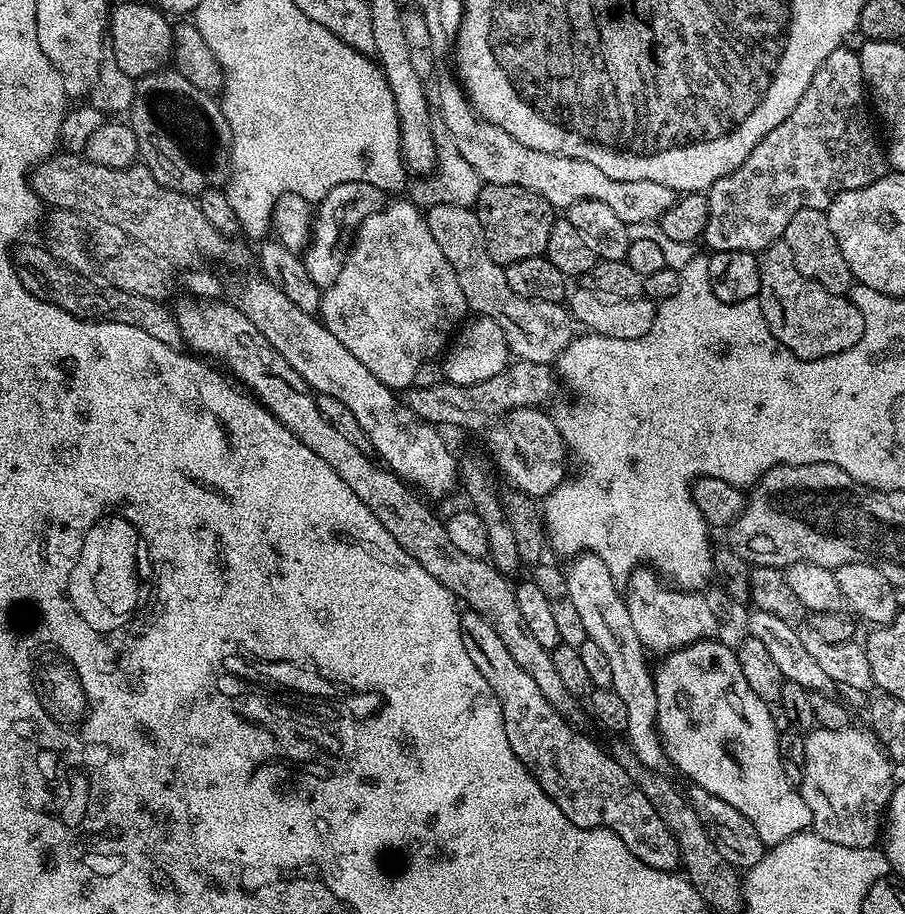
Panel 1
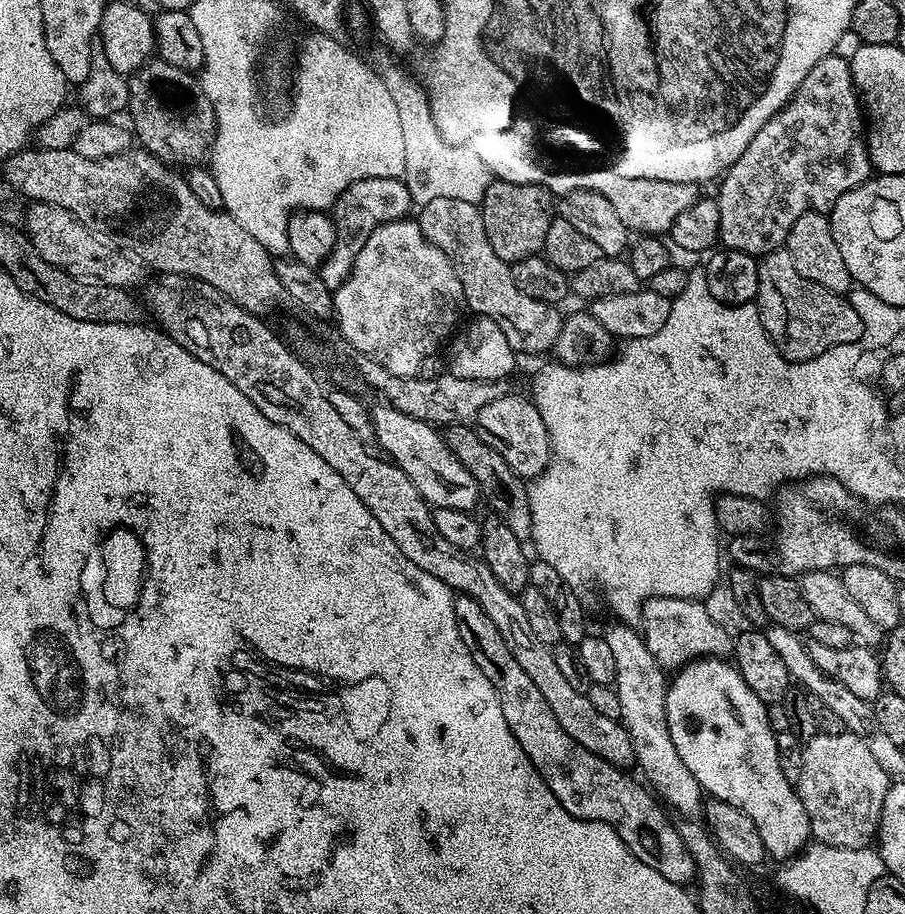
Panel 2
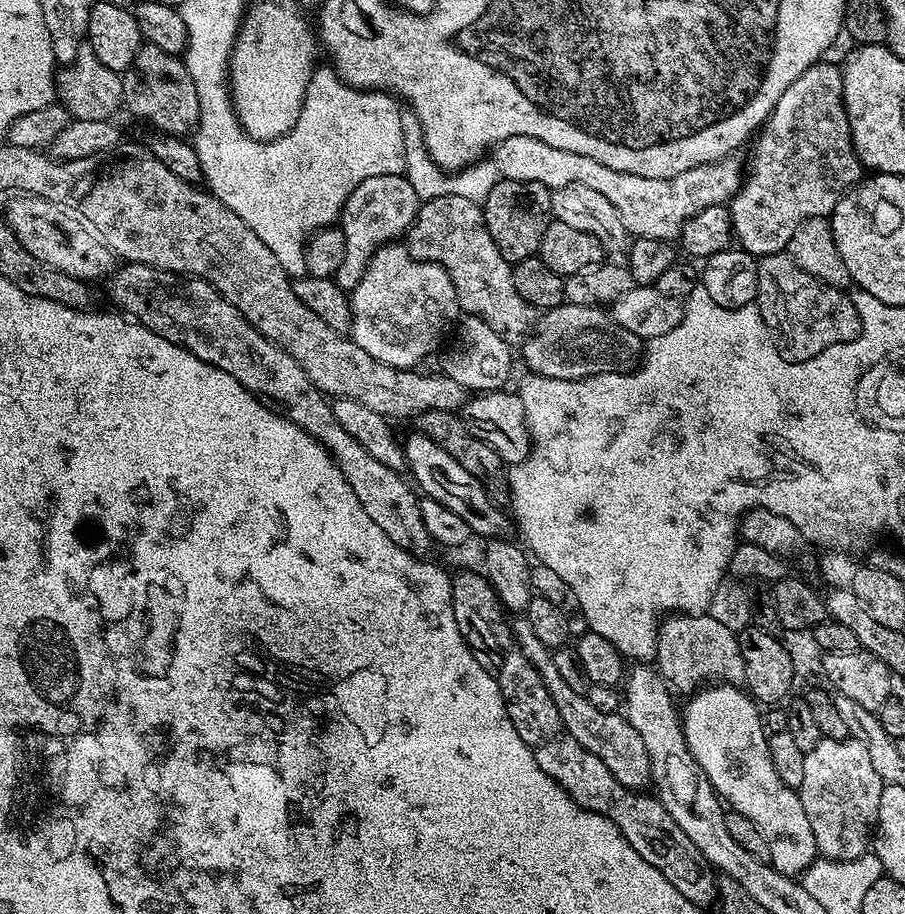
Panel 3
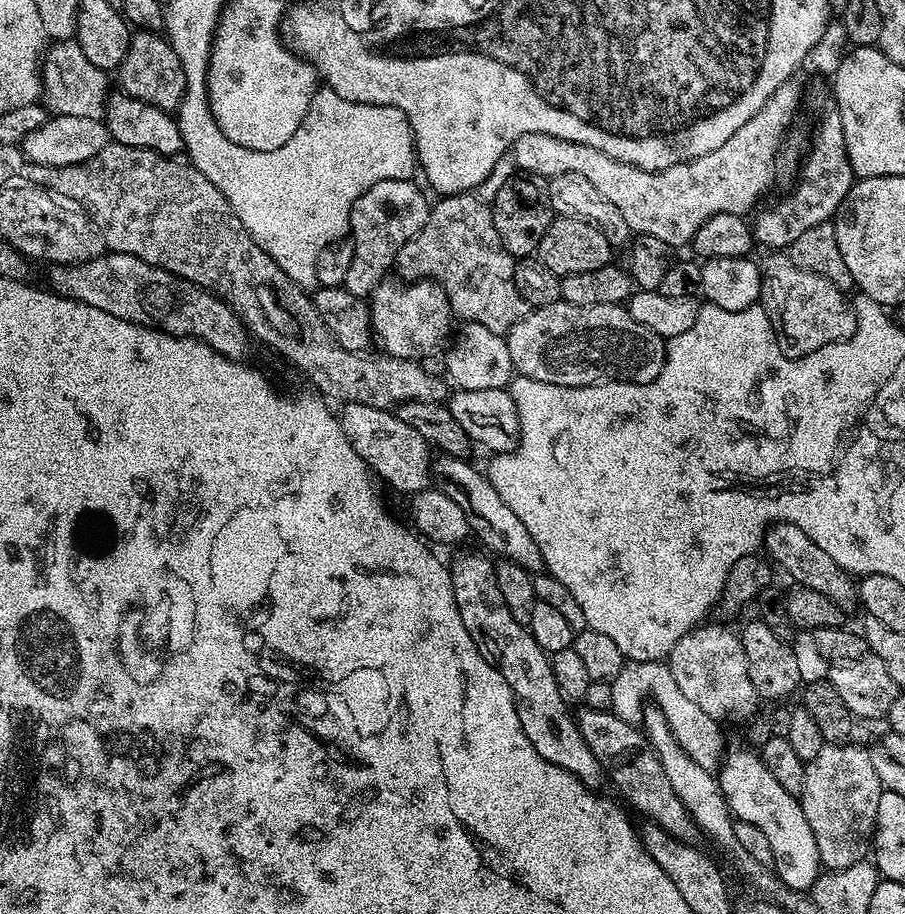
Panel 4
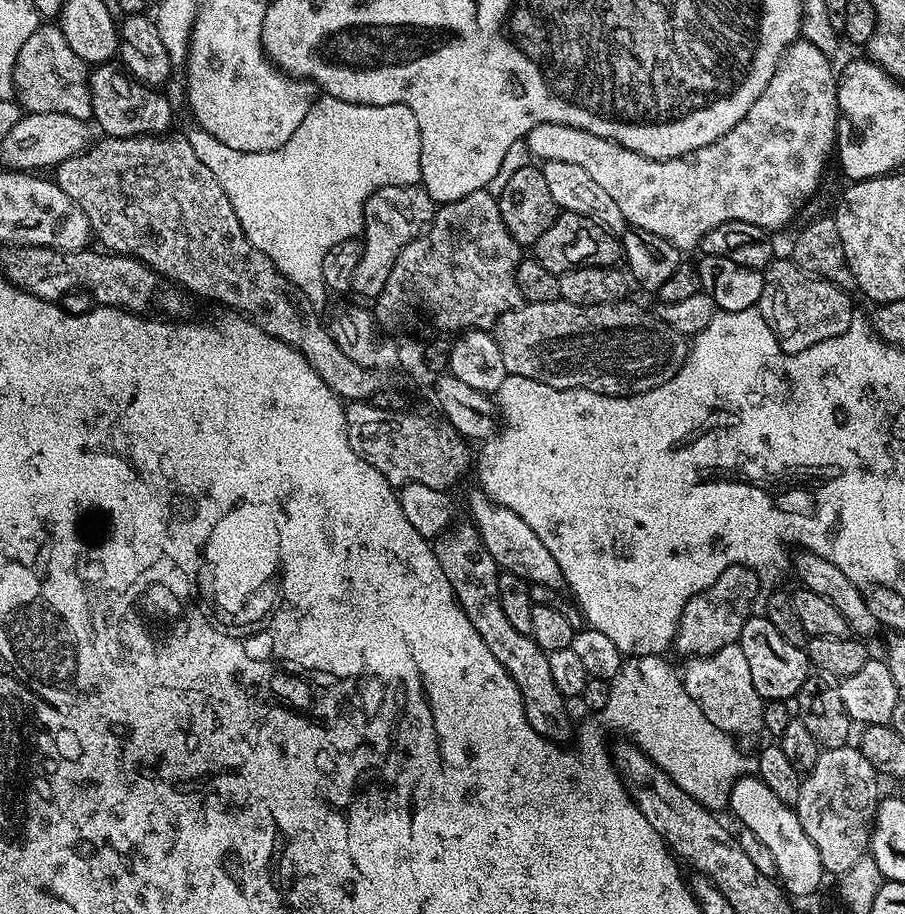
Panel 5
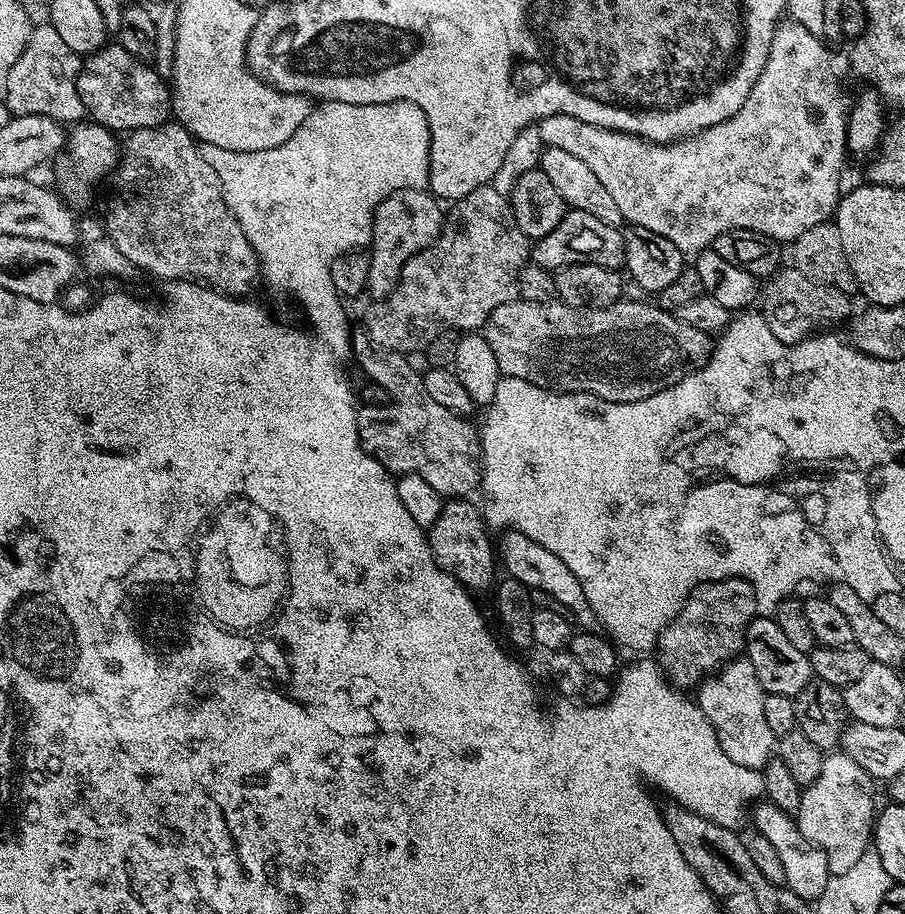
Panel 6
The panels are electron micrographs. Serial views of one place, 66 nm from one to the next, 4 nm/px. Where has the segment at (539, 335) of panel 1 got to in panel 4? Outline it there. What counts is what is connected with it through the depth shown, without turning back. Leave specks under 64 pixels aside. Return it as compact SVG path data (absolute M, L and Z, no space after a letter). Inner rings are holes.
M476 194L446 196L437 201L431 205L424 229L398 250L395 271L408 282L431 280L443 284L453 317L508 333L524 316L526 305L518 286L514 286L516 260L494 230L491 207Z

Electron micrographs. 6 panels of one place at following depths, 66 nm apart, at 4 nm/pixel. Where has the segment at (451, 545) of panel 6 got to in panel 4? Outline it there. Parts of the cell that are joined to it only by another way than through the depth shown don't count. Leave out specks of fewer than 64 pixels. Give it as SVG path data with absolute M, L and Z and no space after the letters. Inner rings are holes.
M483 551L480 552L460 552L450 563L450 579L458 614L462 614L462 622L470 638L488 663L500 671L502 678L506 678L506 686L510 686L514 694L518 722L522 722L522 730L526 738L530 738L534 750L538 750L546 762L562 766L562 770L577 776L588 788L599 789L602 769L582 738L576 716L568 709L571 708L569 701L558 690L558 682L554 682L549 653L534 642L525 625L514 622L506 602L502 602L498 582L494 582L496 565Z

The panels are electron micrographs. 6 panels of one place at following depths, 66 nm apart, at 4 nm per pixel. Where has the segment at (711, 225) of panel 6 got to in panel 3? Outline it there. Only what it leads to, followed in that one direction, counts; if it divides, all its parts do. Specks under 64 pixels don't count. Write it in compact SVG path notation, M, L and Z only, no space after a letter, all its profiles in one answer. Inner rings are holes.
M529 136L506 138L496 145L494 161L501 177L506 180L542 182L551 189L571 184L591 186L593 190L598 190L598 194L602 194L602 198L609 200L614 210L618 210L622 226L626 226L633 237L658 238L669 242L675 241L682 226L686 226L691 216L706 210L706 206L727 205L742 183L742 164L736 158L700 164L665 180L655 180L610 170L610 166L602 166L602 162L596 162L586 154L558 150L558 146L546 146L546 142Z

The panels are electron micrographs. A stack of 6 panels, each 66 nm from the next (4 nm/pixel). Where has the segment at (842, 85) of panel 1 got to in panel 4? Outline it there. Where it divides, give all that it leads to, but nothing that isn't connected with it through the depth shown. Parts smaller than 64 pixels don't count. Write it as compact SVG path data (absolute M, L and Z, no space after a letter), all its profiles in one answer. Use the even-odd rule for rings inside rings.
M824 94L816 100L816 129L812 132L812 149L800 168L800 181L789 196L782 197L769 208L761 207L755 213L756 220L751 221L753 241L757 245L765 244L768 250L791 249L794 238L813 226L829 223L835 217L853 183L846 138L842 138L842 118L838 118L836 101L831 95Z

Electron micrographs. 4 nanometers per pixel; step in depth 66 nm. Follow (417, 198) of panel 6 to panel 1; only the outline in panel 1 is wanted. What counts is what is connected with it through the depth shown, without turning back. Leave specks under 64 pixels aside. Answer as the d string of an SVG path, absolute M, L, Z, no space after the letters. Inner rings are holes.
M342 182L342 186L334 186L330 194L326 194L315 205L312 222L312 238L302 253L306 274L323 290L338 282L338 274L342 274L342 266L348 257L348 249L354 239L354 233L360 223L370 214L380 211L386 203L384 189L366 182Z

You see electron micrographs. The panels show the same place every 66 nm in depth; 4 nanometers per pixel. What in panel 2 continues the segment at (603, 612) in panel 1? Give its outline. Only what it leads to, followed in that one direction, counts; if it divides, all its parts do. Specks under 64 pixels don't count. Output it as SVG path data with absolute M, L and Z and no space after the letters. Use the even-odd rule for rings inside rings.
M612 622L608 629L603 629L602 635L606 646L610 646L614 654L616 671L614 687L619 700L622 701L619 721L634 742L635 767L637 769L640 767L644 771L643 779L650 785L651 791L673 813L680 812L676 814L684 818L699 817L706 804L706 793L700 787L698 778L694 778L694 774L686 770L686 762L682 762L682 757L674 748L673 739L670 738L670 726L666 724L669 677L665 669L660 667L654 654L650 654L647 642L635 627L624 622Z

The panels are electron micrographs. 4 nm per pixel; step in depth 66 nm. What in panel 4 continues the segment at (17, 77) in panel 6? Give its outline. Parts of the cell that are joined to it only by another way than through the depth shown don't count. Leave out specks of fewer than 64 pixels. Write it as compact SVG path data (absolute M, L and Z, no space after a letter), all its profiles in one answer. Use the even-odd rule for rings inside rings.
M75 39L57 40L47 49L42 64L42 103L52 116L73 116L74 118L104 119L104 109L108 106L109 73L103 72L86 54Z

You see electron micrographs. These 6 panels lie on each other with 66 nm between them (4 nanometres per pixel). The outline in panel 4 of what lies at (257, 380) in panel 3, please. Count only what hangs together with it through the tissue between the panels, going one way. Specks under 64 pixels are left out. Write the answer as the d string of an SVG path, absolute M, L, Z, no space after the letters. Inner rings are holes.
M105 251L98 258L85 260L82 264L57 264L47 270L48 280L52 283L49 284L51 291L67 299L94 306L98 310L106 310L106 314L114 314L114 318L124 320L127 324L140 324L144 328L154 328L157 332L168 332L172 336L190 336L194 340L201 340L218 354L237 362L247 357L244 355L248 352L250 333L226 301L219 300L214 293L186 278L167 272L165 268L142 262L142 258L134 258L134 254Z

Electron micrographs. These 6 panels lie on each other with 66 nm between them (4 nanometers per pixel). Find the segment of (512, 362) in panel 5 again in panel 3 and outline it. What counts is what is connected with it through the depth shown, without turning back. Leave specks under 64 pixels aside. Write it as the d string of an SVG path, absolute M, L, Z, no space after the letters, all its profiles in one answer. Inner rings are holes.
M567 302L557 308L549 308L539 317L527 340L523 341L524 360L528 363L529 373L546 378L562 378L563 380L584 380L588 376L597 376L607 372L627 372L641 363L645 351L645 341L639 336L630 334L622 326L613 322L611 315L603 307L578 306Z

